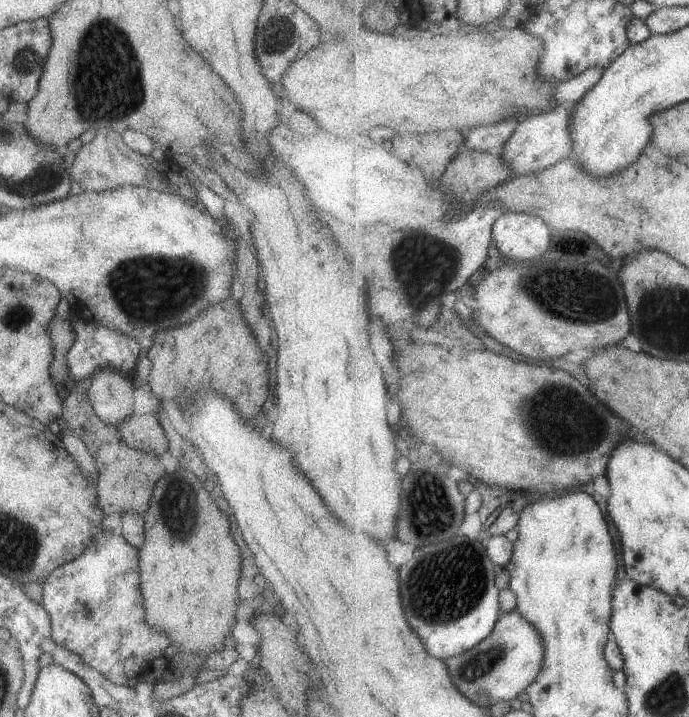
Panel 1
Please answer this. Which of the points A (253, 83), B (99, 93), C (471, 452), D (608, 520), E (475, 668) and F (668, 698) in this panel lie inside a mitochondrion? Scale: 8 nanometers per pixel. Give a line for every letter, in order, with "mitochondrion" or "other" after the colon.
A: other
B: mitochondrion
C: other
D: other
E: mitochondrion
F: mitochondrion

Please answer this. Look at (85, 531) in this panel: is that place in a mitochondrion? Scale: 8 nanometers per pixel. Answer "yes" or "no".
no

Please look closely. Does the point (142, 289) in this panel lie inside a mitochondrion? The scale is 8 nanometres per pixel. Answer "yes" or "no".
yes

